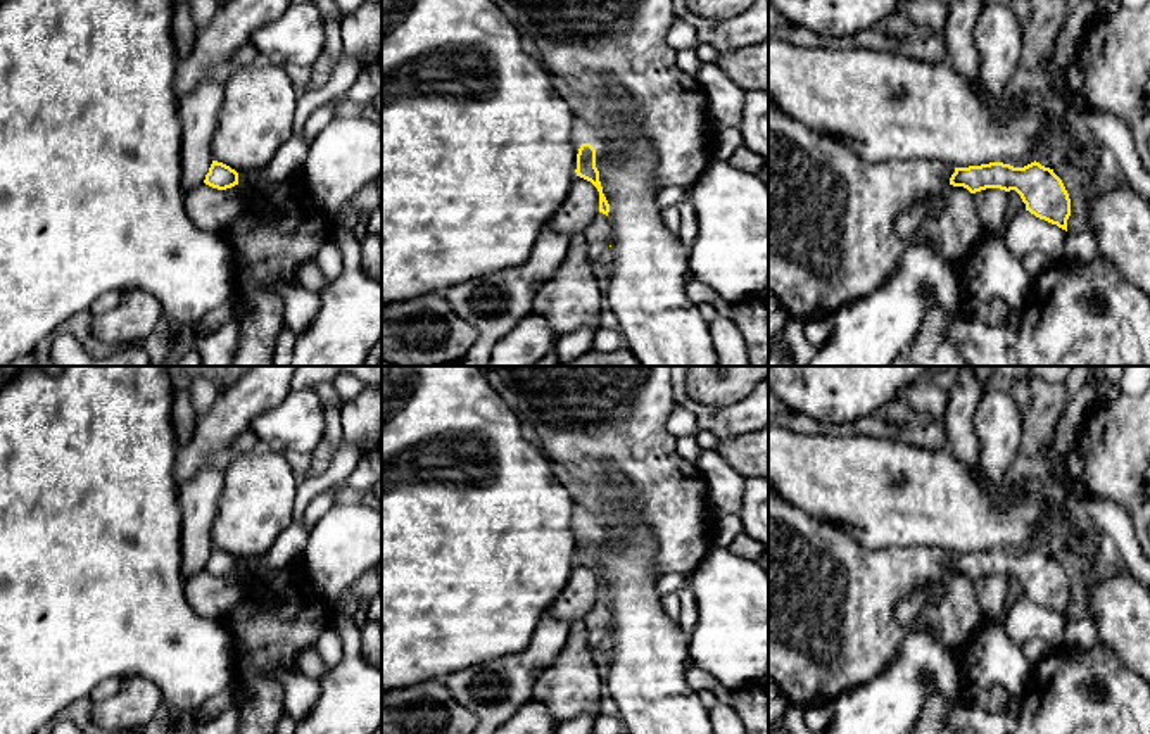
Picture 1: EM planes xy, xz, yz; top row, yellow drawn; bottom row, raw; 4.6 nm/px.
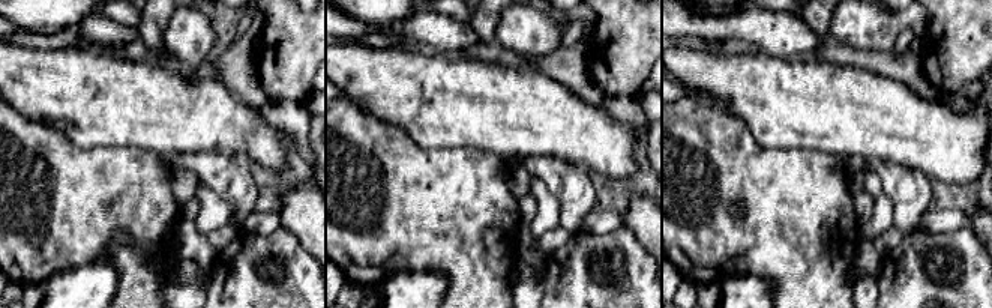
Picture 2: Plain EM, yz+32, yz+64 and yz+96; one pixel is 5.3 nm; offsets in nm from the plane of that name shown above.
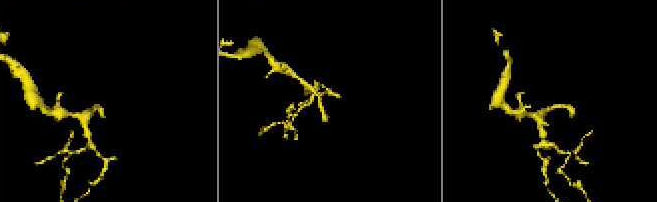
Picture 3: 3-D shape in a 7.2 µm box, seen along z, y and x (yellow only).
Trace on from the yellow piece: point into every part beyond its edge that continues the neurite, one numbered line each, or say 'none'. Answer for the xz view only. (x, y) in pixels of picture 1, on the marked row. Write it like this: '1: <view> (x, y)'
none

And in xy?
none

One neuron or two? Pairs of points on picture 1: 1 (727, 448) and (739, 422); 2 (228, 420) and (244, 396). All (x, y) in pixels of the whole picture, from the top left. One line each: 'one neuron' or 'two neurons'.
1: two neurons
2: one neuron

